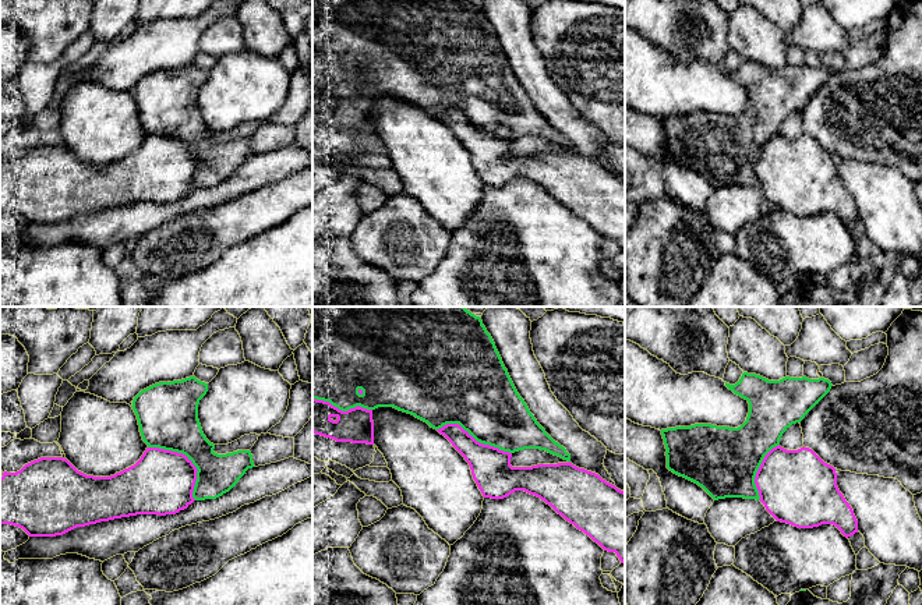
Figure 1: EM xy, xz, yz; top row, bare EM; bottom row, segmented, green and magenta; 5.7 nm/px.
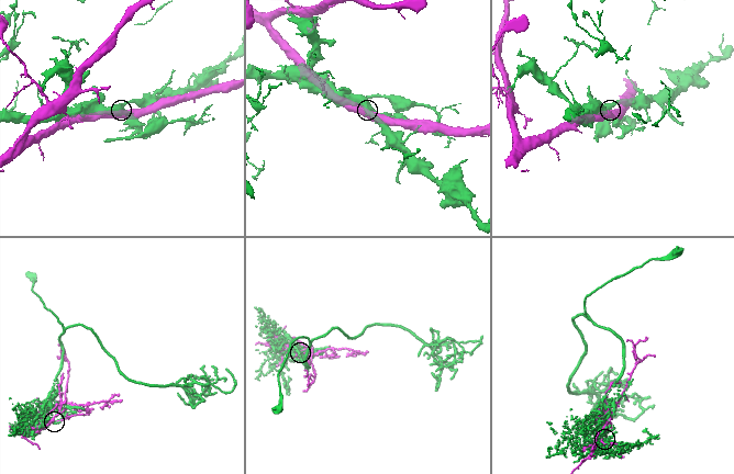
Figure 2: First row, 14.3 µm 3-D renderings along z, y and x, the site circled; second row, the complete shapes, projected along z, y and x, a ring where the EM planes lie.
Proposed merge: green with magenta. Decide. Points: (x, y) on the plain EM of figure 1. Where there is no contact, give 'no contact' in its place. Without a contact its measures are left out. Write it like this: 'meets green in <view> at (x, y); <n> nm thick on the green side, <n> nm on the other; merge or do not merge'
meets green in xy at (189, 147); 320 nm thick on the green side, 380 nm on the other; do not merge

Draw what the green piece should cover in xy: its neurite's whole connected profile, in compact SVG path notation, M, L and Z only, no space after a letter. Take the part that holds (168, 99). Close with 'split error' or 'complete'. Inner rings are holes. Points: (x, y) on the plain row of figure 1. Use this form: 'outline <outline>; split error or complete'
outline M190 64L159 70L133 88L142 128L148 135L183 141L197 155L195 188L216 187L229 180L248 156L255 155L250 138L218 142L198 107L199 88L208 71Z; complete

